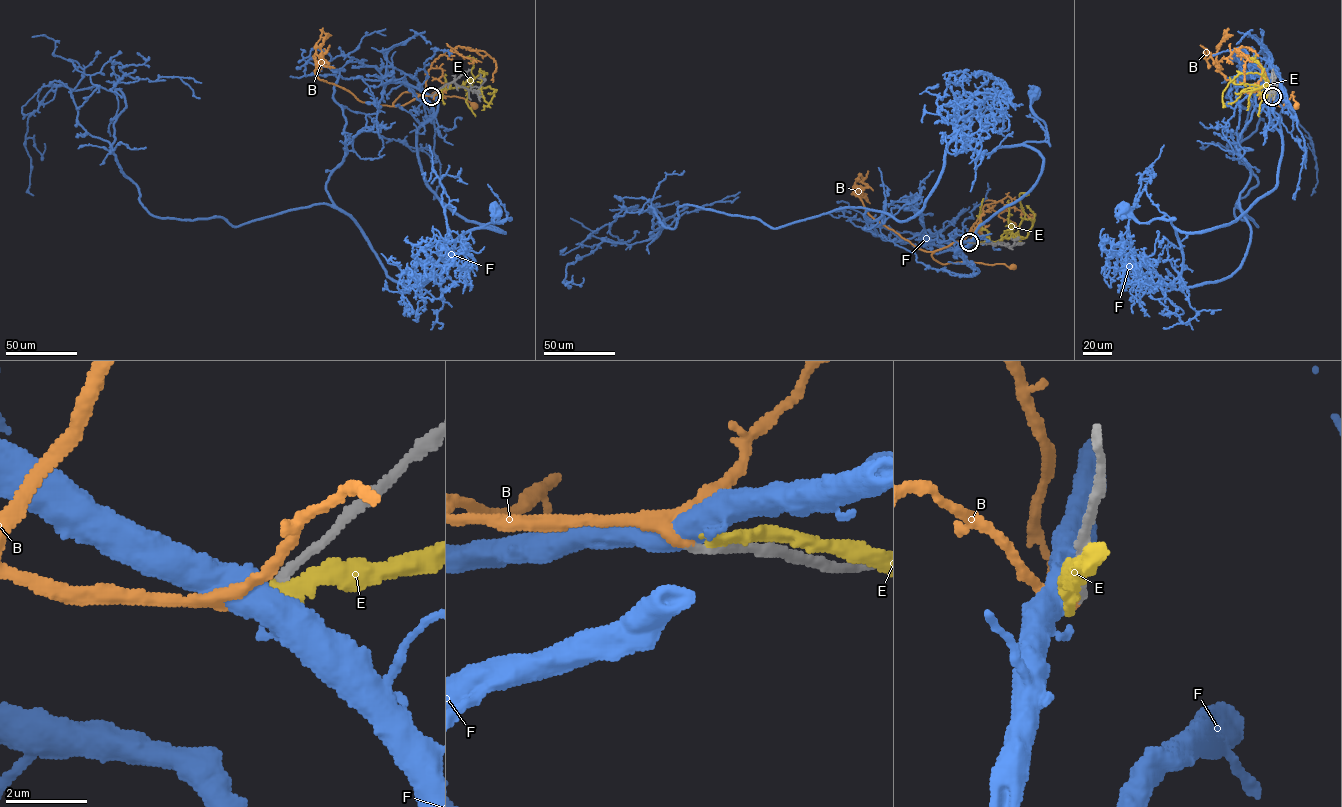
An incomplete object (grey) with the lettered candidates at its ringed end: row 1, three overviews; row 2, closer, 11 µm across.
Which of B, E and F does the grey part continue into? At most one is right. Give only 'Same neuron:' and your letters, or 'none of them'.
Same neuron: B

